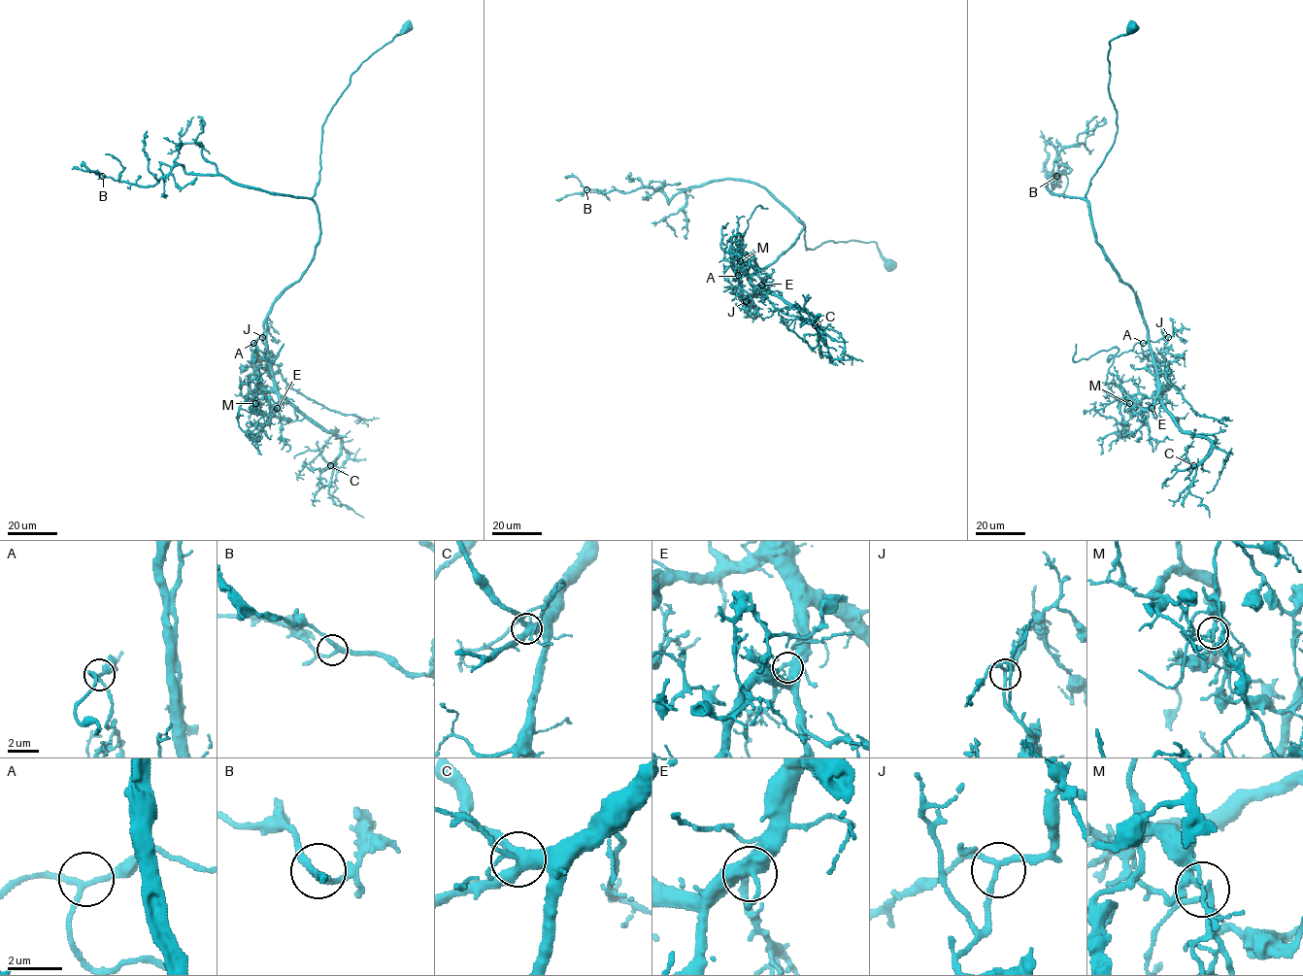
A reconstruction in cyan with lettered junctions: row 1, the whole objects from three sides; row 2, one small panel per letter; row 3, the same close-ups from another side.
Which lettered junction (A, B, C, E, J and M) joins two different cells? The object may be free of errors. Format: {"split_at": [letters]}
{"split_at": ["M"]}

